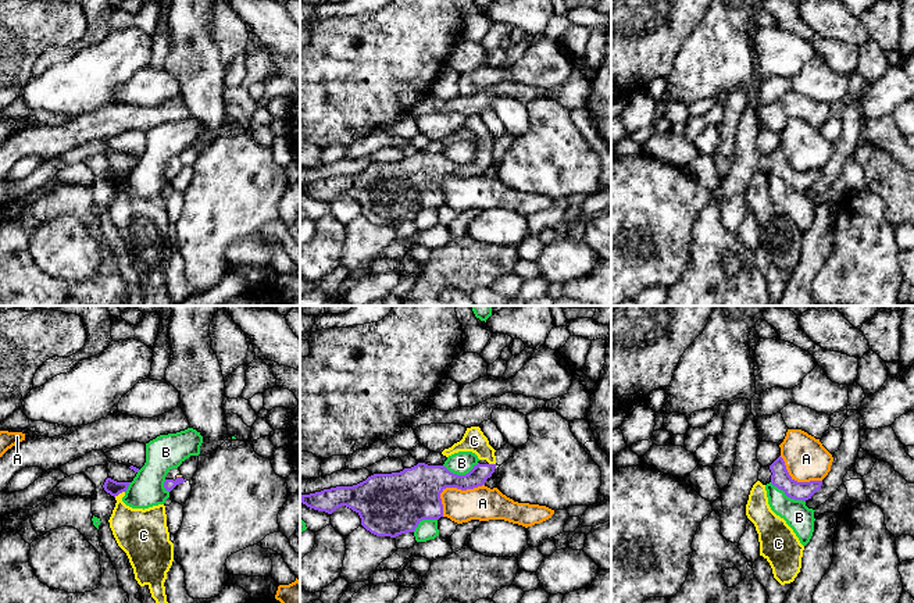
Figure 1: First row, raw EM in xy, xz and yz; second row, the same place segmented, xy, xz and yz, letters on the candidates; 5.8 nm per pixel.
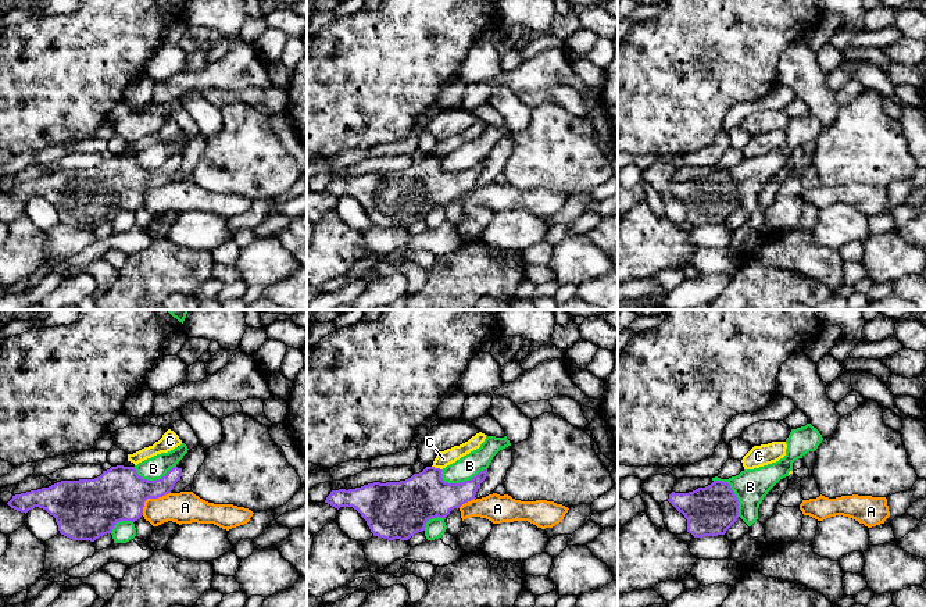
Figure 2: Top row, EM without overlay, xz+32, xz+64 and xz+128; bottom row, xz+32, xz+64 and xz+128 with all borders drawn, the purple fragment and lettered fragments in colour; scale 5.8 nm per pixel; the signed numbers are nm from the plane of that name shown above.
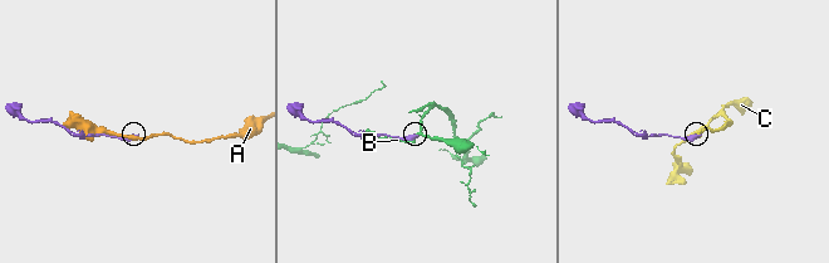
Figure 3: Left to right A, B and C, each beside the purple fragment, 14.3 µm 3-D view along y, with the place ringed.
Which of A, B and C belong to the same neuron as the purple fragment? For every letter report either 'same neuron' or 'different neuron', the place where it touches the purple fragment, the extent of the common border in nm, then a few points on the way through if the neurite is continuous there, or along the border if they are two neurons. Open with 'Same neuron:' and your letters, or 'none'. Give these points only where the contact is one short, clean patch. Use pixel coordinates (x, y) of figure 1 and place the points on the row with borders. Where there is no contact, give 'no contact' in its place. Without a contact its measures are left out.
Same neuron: C
A: different neuron | xz (450, 486) | 320 nm
B: different neuron | xz (460, 475) | 200 nm
C: same neuron | xy (118, 493) | 70 nm

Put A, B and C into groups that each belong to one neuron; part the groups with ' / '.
A / B / C

